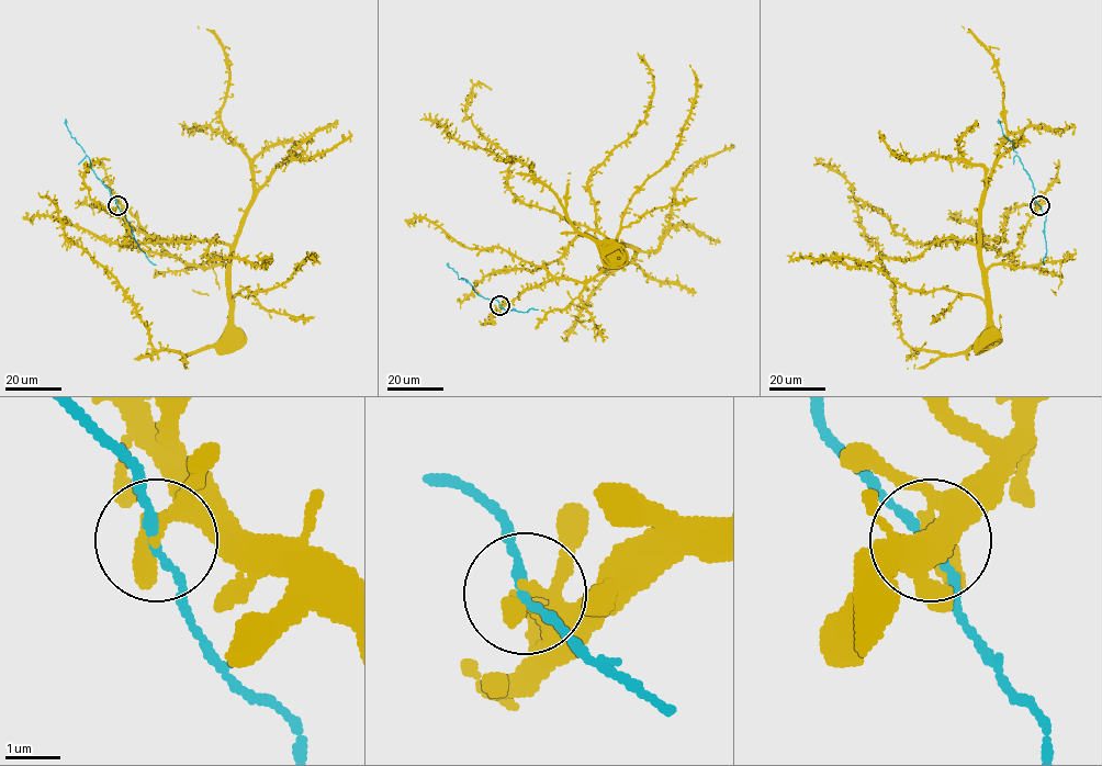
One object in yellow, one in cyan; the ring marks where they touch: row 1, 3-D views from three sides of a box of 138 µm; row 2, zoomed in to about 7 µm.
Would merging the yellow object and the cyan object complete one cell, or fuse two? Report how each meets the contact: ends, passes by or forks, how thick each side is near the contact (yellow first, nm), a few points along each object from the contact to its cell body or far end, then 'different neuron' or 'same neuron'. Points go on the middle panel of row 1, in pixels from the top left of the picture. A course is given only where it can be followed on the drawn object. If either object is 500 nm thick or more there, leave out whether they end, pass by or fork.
yellow forks there; cyan passes by; 170 nm thick on the yellow side, 140 nm on the other; yellow runs (499, 305), (504, 306), (521, 292), (552, 279), (587, 281), (604, 266), (613, 248), (611, 254); cyan runs (499, 305), (496, 300), (479, 295), (447, 263); same neuron

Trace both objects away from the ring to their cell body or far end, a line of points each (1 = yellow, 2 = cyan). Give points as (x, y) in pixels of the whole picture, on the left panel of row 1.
1: (117, 205), (122, 204), (152, 238), (170, 254), (201, 267), (223, 265), (227, 272), (229, 335)
2: (117, 205), (71, 136), (65, 119)

